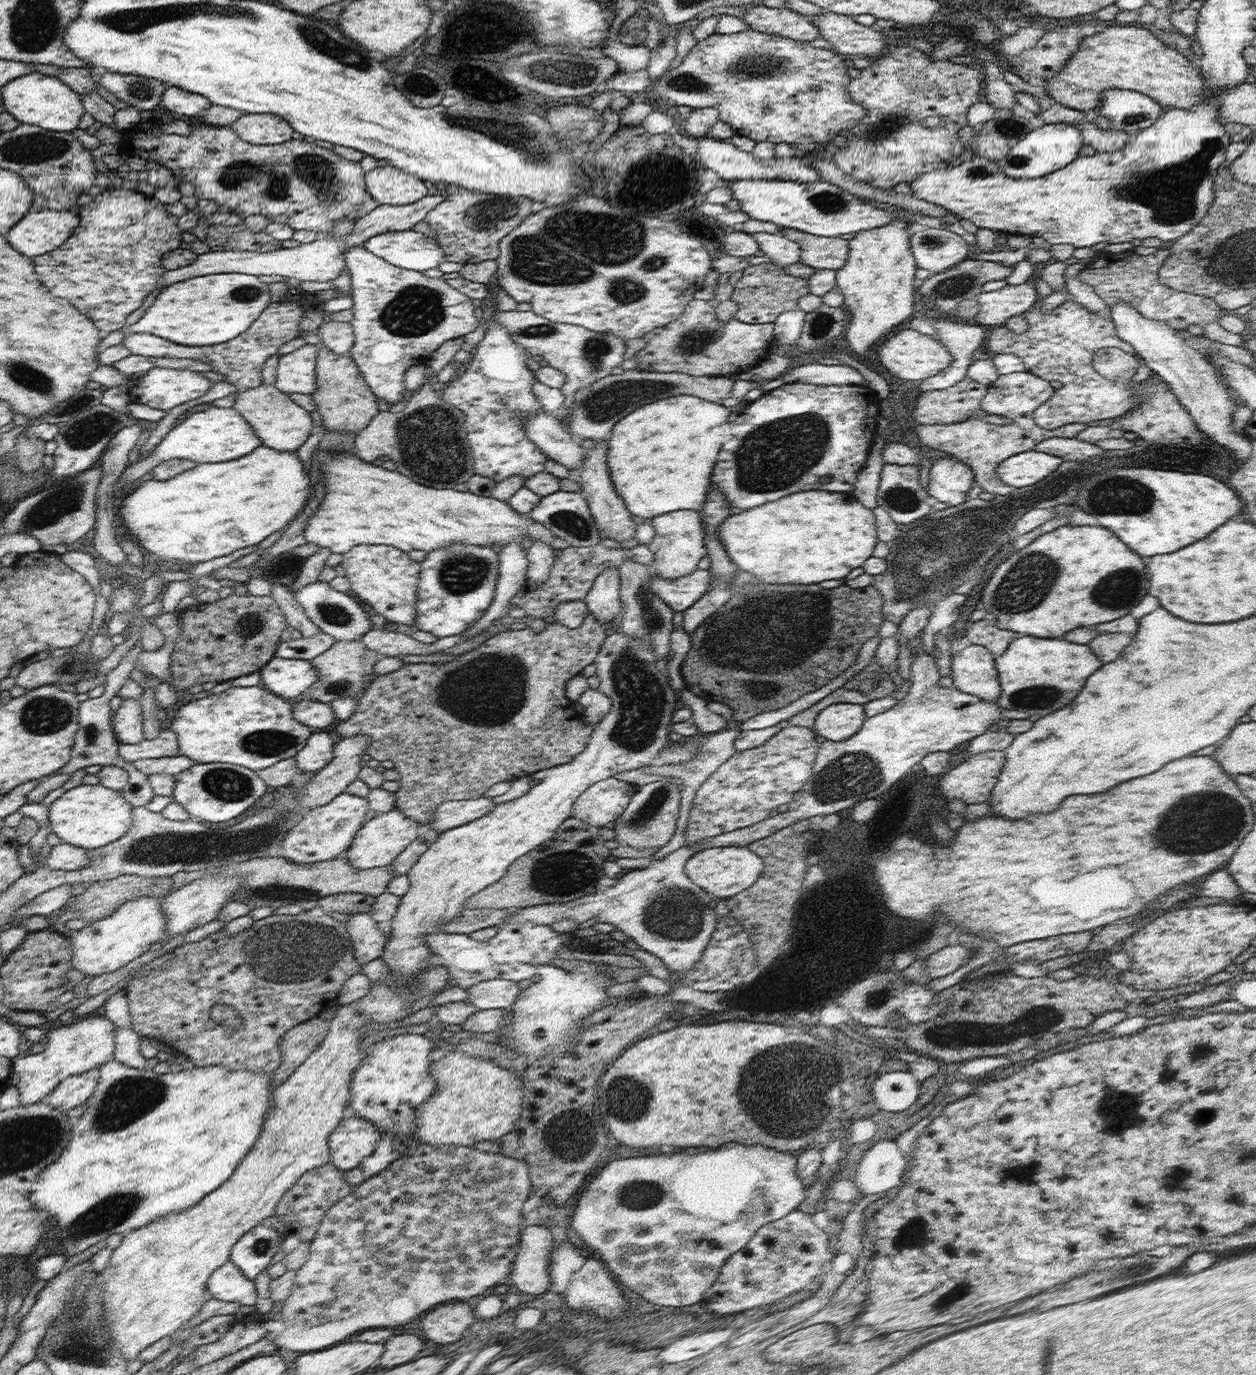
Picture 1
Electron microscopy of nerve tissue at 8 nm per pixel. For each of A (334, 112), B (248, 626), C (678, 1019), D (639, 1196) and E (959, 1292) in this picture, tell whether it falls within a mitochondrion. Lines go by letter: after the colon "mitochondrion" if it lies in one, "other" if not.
A: other
B: mitochondrion
C: other
D: mitochondrion
E: other

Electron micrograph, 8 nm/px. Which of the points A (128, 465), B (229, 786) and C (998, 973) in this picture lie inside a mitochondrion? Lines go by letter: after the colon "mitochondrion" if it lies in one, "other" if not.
A: other
B: mitochondrion
C: other

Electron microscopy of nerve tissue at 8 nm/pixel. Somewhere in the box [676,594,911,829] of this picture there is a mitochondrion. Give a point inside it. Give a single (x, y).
(855, 774)

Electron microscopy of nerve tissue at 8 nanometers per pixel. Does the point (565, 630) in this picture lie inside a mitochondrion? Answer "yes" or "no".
no

